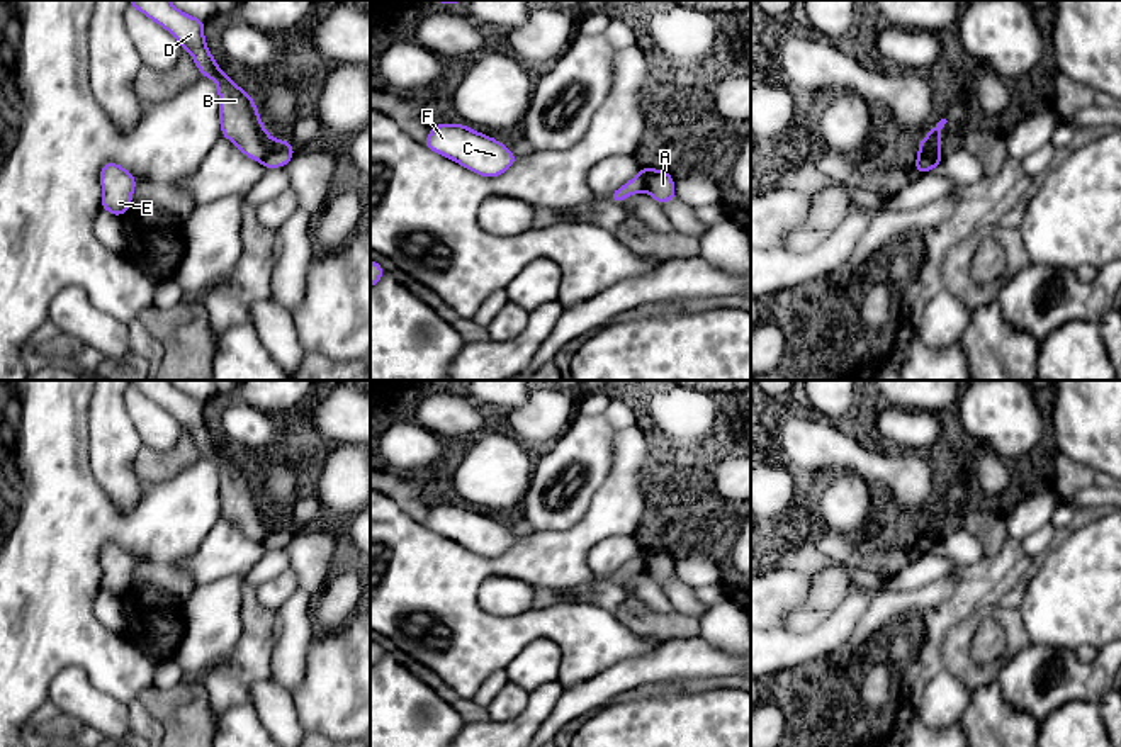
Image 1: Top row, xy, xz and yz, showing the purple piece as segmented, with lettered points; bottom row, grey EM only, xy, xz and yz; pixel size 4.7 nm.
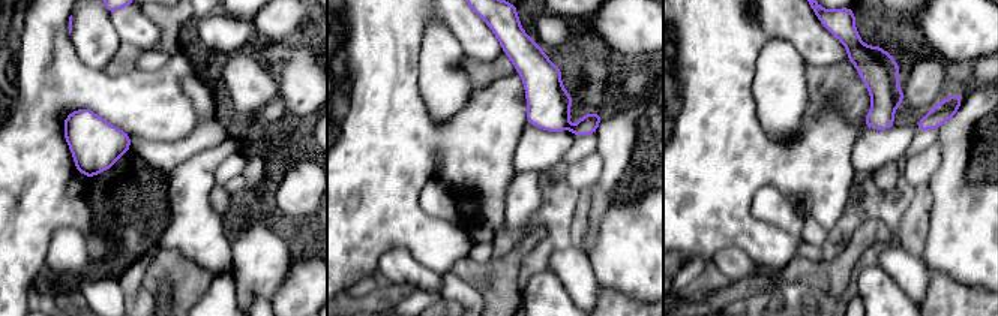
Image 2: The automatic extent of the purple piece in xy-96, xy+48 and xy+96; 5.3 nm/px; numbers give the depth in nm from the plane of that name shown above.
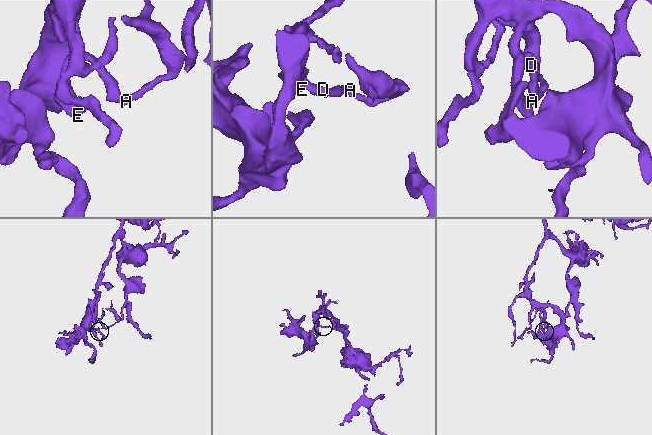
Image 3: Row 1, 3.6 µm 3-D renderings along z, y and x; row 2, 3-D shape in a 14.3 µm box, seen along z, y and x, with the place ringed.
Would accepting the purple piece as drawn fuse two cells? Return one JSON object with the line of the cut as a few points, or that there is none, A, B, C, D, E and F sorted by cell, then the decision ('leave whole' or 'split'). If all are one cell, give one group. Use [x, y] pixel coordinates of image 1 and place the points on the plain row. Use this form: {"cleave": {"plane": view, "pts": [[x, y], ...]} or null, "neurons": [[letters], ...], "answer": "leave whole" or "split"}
{"cleave": {"plane": "yz", "pts": [[919, 527], [940, 535]]}, "neurons": [["A"], ["B", "C", "D", "E", "F"]], "answer": "split"}

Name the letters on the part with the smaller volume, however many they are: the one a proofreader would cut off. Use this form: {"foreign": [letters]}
{"foreign": ["A"]}

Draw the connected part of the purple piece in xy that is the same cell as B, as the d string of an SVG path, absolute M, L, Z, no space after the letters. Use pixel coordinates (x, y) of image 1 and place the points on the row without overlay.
M131 380L129 387L165 407L187 430L200 457L217 463L221 514L236 530L255 542L262 542L273 520L263 508L256 484L214 441L204 421L204 401L180 392L170 380Z

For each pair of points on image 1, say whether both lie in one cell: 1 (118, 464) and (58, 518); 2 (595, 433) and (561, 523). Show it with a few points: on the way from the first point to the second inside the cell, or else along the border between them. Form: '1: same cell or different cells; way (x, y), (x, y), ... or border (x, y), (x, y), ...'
1: different cells; border (89, 443), (89, 467), (97, 483)
2: same cell; way (590, 455), (593, 481), (581, 501)

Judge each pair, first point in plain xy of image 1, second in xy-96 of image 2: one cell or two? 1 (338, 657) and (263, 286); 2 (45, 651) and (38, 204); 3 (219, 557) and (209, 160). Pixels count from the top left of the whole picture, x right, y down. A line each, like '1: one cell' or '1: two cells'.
1: two cells
2: one cell
3: two cells

